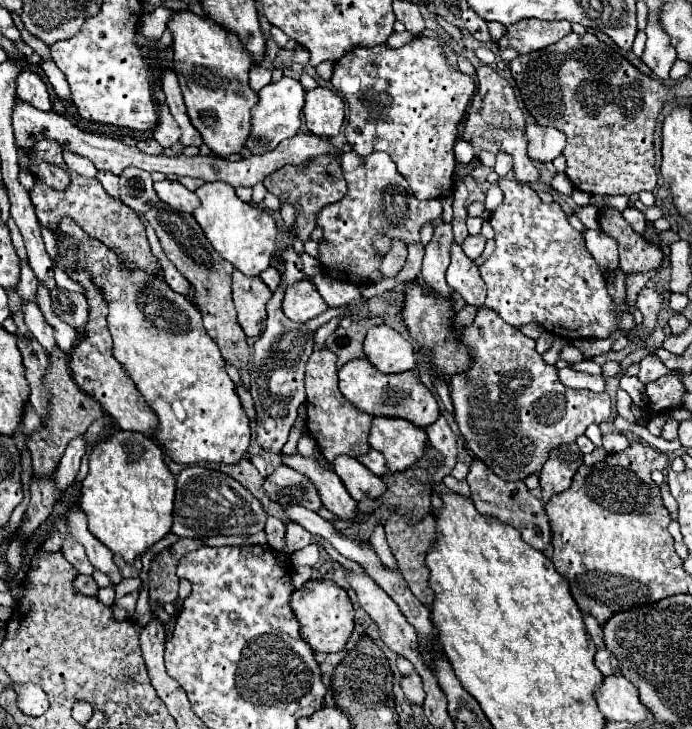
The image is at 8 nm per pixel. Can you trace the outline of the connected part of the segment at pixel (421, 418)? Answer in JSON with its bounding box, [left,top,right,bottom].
[338,360,438,428]

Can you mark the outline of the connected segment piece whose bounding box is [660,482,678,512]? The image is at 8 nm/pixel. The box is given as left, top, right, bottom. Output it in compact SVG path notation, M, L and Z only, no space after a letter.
M664 482L664 484L660 484L660 494L662 494L662 504L664 504L664 508L668 510L668 512L676 512L676 502L674 502L674 496L670 494L670 490L668 490L668 484Z

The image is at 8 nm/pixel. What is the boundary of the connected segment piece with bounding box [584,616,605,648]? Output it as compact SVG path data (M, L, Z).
M584 616L584 626L586 626L586 630L588 630L590 638L594 640L594 644L596 644L597 647L605 647L602 628L600 628L600 624L598 624L592 616Z

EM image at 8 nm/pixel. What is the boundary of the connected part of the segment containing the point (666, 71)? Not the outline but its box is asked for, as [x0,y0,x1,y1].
[642,20,676,82]

